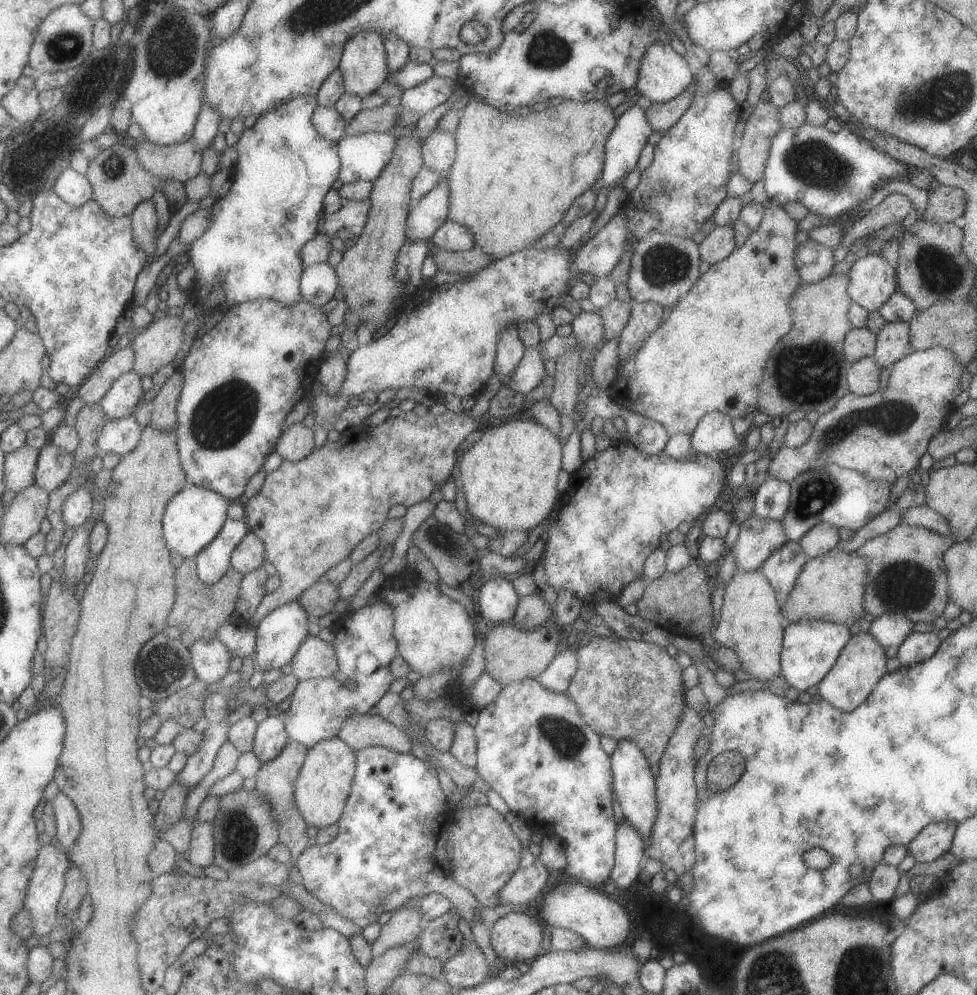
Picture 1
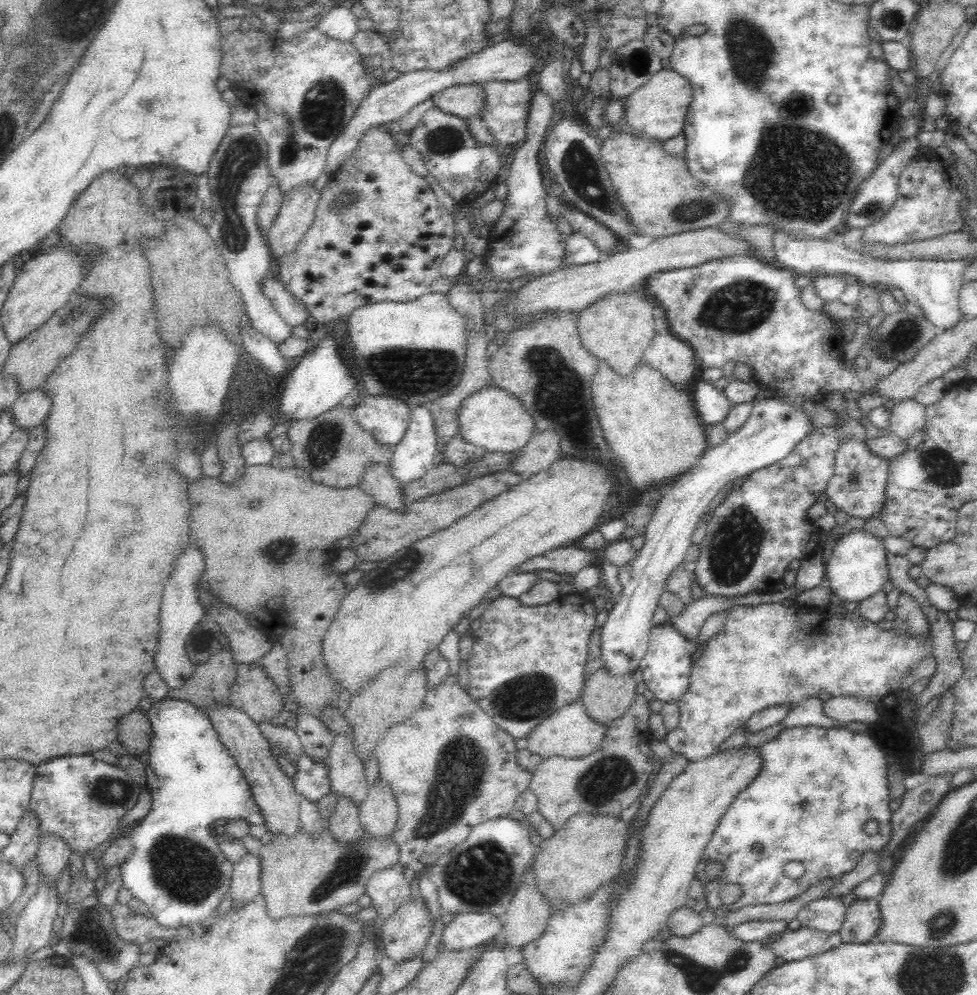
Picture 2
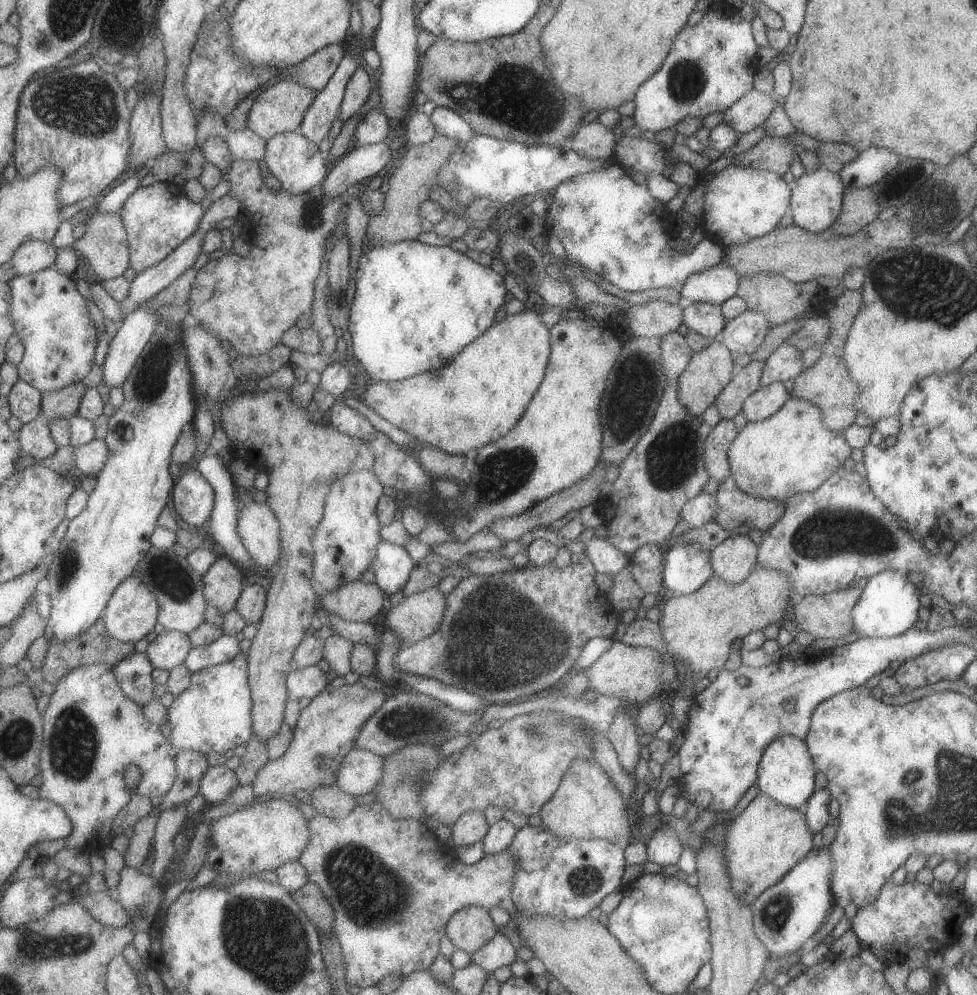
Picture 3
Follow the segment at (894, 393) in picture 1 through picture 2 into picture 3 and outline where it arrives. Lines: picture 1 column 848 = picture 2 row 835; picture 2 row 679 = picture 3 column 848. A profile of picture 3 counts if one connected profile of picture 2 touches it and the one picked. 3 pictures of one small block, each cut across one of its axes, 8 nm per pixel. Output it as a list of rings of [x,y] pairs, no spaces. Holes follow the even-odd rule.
[[[789,396],[767,419],[747,425],[726,451],[734,485],[751,497],[785,501],[792,495],[816,490],[850,456],[842,434],[823,427],[819,410],[805,400]]]

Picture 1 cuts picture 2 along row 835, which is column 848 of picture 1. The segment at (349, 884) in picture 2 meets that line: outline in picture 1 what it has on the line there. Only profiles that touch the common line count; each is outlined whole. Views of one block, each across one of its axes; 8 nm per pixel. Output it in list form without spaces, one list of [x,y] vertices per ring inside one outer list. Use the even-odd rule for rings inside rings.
[[[829,274],[823,280],[816,283],[802,284],[789,298],[789,310],[791,310],[791,330],[775,344],[775,348],[769,354],[769,360],[765,364],[761,382],[757,386],[757,412],[761,411],[767,418],[776,422],[780,416],[787,416],[793,410],[809,413],[818,412],[819,415],[829,412],[849,392],[847,388],[847,371],[849,366],[843,358],[843,341],[845,335],[851,330],[852,324],[848,320],[848,308],[852,300],[847,296],[849,286],[849,274]]]

